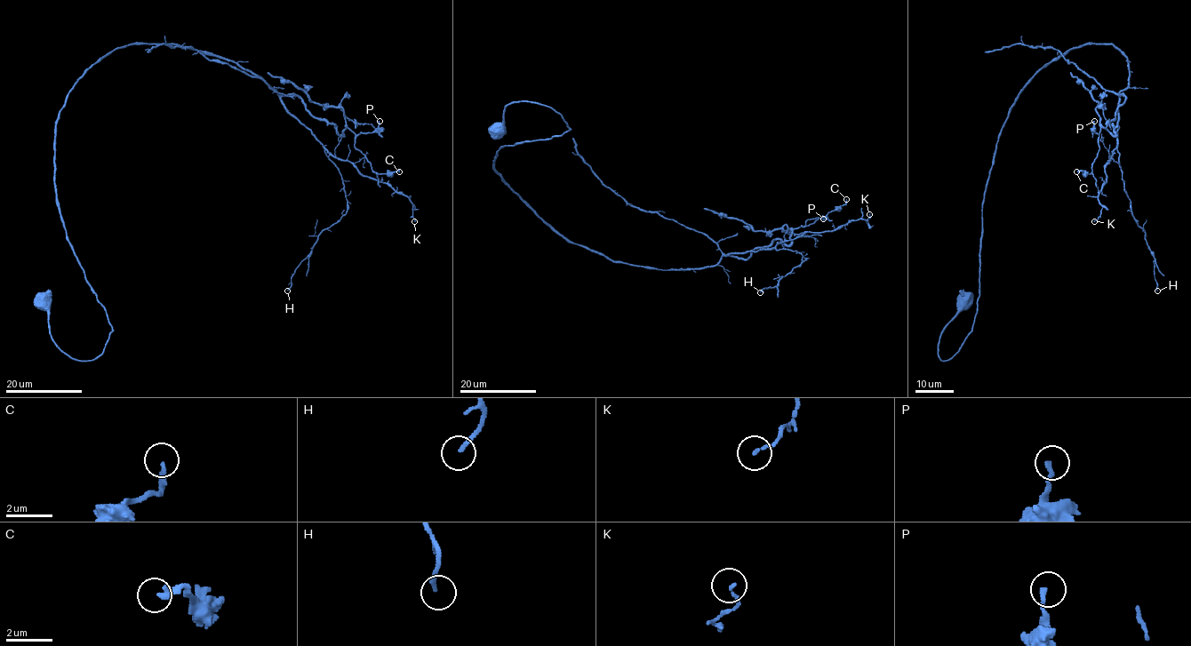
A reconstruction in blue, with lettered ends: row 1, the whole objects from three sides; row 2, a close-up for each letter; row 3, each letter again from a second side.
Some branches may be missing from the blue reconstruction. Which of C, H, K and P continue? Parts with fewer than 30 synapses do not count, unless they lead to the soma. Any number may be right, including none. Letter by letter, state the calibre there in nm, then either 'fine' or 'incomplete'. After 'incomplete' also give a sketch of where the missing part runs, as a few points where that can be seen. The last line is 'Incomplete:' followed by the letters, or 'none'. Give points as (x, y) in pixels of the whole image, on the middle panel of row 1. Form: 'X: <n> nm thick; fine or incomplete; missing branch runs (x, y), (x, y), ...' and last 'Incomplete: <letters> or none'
C: 200 nm thick; fine
H: 180 nm thick; fine
K: 120 nm thick; fine
P: 170 nm thick; fine
Incomplete: none

